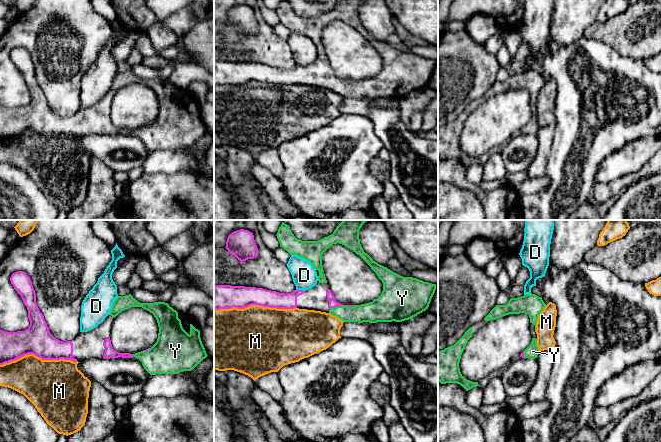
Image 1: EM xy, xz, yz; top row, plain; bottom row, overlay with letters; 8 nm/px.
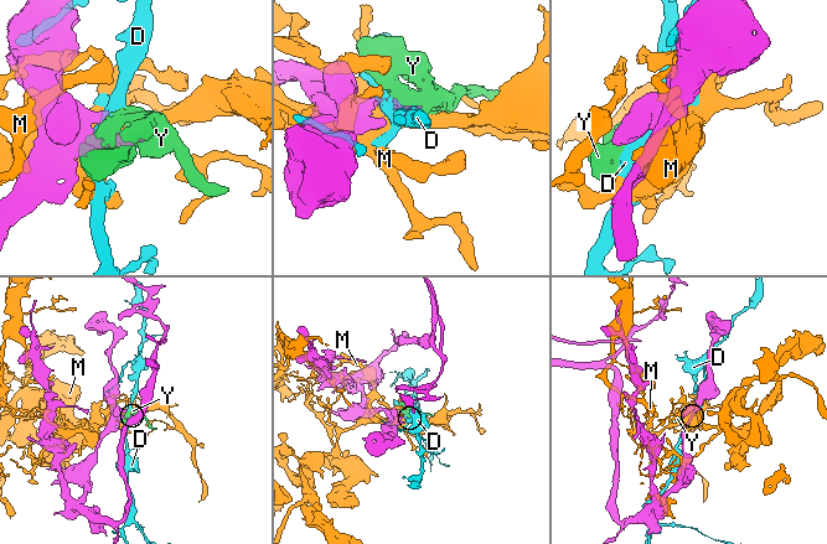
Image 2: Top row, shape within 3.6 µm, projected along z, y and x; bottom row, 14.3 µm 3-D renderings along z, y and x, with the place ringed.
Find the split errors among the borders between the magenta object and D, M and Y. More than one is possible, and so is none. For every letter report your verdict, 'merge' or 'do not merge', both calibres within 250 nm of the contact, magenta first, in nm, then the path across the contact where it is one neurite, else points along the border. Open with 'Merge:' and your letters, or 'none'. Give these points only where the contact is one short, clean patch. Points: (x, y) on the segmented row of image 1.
Merge: Y
D: do not merge; calibres 140 and 200 nm
M: do not merge; calibres 190 and 480 nm
Y: merge; calibres 70 and 150 nm; way xz (333, 303), (341, 305), (349, 313), (371, 313)

